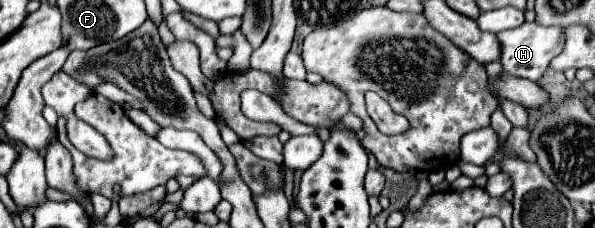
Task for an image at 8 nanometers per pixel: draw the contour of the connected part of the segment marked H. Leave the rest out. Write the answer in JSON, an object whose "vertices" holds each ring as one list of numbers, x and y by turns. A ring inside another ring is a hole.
{"vertices":[[524,22,518,30,498,32,496,38,502,48,500,62,502,62,504,70,510,76,518,76,518,78,540,80,544,76,550,60,562,52,562,28,558,28,558,26,546,28,546,26,538,26,536,22]]}

